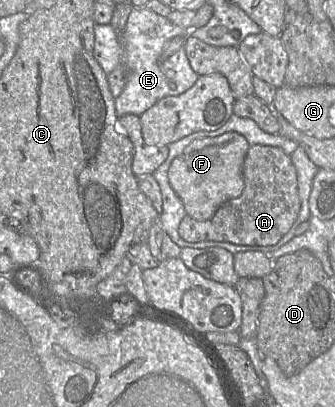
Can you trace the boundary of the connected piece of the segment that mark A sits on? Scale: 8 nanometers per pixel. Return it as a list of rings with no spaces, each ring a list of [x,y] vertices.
[[[250,145],[242,165],[244,189],[242,194],[225,202],[207,221],[196,221],[185,216],[178,234],[186,242],[227,242],[244,246],[272,246],[285,236],[300,210],[297,175],[290,155],[281,148]]]

